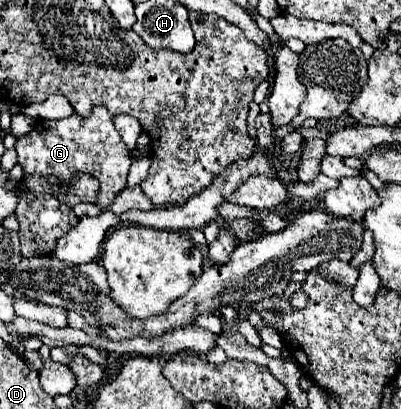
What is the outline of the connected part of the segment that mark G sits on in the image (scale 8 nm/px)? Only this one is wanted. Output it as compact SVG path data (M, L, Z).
M94 106L88 118L72 114L62 120L34 122L32 130L16 142L16 152L26 174L52 174L62 178L64 184L68 184L70 178L80 170L96 176L100 180L100 198L96 204L102 208L108 208L114 196L126 186L128 168L132 164L128 156L130 152L112 124L112 114L104 106Z

